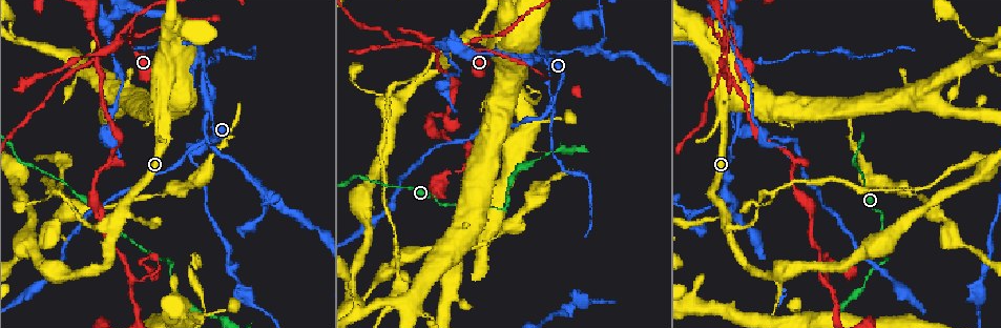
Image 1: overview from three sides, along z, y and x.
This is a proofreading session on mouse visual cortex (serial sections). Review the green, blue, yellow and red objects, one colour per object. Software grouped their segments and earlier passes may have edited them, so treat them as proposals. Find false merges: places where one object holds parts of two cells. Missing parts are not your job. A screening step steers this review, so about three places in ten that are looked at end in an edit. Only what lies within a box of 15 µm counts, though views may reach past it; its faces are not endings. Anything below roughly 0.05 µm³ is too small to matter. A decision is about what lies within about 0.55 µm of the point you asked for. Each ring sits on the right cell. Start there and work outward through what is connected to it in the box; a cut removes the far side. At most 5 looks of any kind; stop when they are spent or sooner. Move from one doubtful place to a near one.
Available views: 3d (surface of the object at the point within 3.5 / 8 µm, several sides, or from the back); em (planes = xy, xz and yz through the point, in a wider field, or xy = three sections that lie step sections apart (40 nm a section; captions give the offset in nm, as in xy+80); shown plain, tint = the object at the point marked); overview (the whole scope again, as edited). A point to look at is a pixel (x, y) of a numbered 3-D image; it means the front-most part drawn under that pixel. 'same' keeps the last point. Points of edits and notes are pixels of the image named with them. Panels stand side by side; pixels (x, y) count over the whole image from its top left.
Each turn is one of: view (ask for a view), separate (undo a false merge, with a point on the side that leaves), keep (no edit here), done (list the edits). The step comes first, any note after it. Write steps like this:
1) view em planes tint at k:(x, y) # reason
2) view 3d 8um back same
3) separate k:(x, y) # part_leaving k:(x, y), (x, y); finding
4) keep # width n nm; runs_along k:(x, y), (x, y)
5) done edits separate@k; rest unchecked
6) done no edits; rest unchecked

view 3d 8um at 1:(725, 54) # two arms at a narrow angle

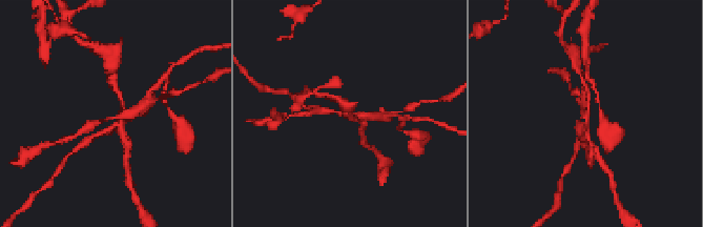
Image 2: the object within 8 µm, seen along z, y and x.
view em planes tint at 2:(358, 118) # now the EM

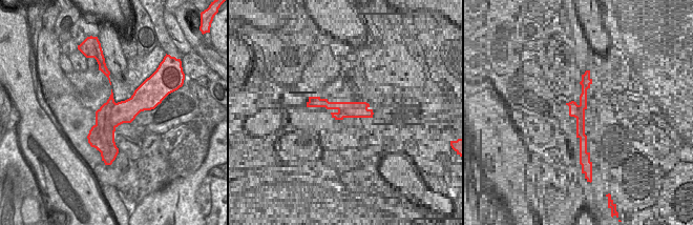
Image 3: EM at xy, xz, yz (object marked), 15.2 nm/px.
separate 2:(576, 91) # a second cell is stuck on

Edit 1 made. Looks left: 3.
view overview

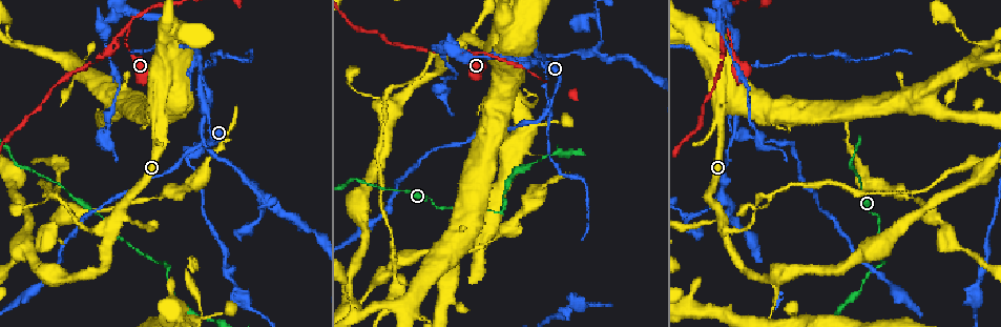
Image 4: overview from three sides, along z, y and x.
view 3d 3.5um at 4:(728, 28) # arms part here

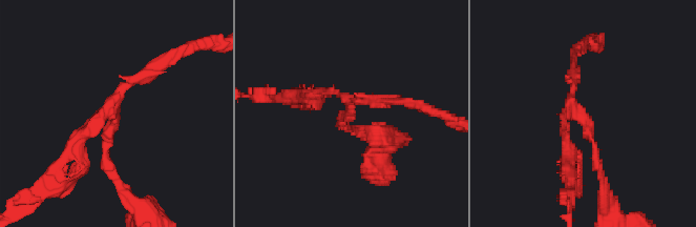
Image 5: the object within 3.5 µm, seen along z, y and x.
view em xy step 1 tint at 5:(113, 112) # arms 3; arm_widths 150, 150, 200 nm

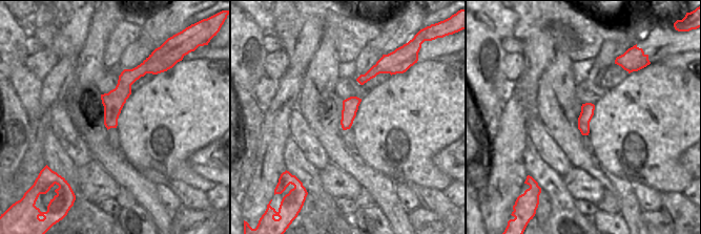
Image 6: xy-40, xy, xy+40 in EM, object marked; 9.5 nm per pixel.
keep # runs_along 6:(140, 70), (112, 102), (108, 125); one cell here

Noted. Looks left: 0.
done edits separate@2; rest unchecked

